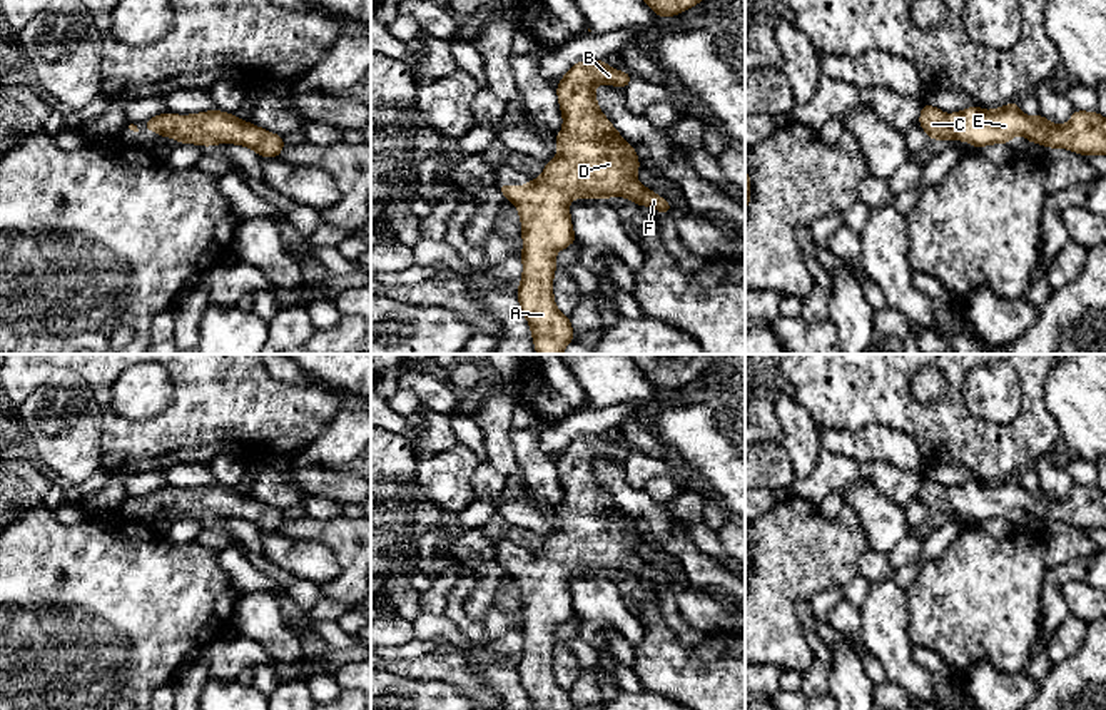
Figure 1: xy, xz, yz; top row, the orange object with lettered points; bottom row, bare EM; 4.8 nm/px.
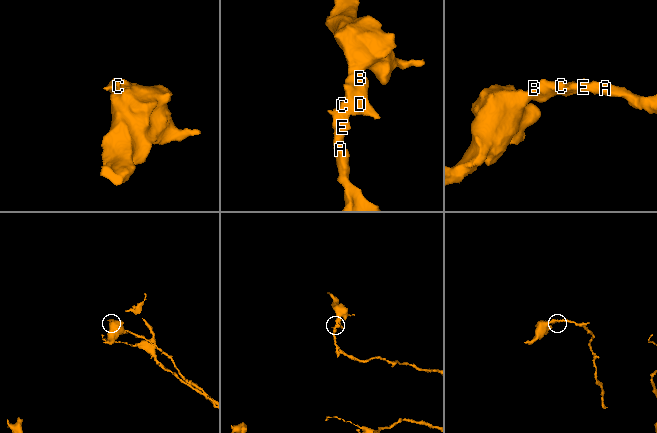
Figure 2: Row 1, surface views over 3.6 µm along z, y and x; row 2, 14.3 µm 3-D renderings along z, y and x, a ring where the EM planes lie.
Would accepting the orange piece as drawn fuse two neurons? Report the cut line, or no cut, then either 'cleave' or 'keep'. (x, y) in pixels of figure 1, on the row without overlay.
no cut | keep

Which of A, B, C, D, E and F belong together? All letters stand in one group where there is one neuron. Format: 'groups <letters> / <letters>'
groups A B C D E F

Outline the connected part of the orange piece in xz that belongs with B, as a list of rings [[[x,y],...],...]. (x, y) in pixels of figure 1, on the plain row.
[[[588,434],[575,438],[556,461],[560,483],[563,488],[563,505],[555,511],[558,530],[545,538],[541,551],[526,556],[523,561],[513,558],[500,560],[518,583],[521,593],[523,652],[516,665],[520,682],[530,697],[531,710],[575,710],[568,690],[561,688],[553,673],[553,648],[558,638],[555,628],[576,616],[570,593],[570,573],[610,573],[620,570],[638,580],[653,581],[658,586],[672,588],[670,578],[645,563],[637,555],[640,541],[637,525],[615,505],[611,496],[601,488],[596,471],[596,458],[610,458],[625,463],[632,454],[630,448],[610,443],[605,434]]]

